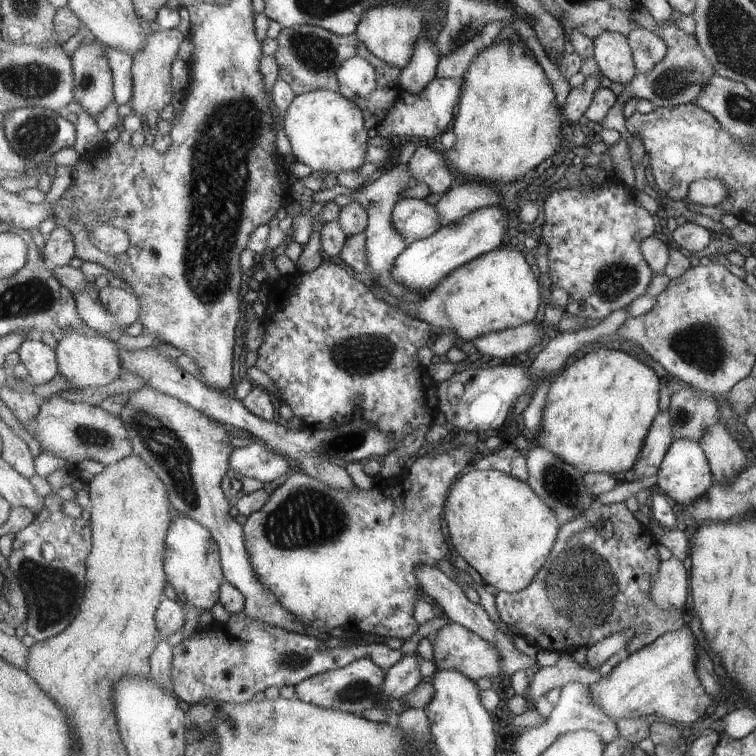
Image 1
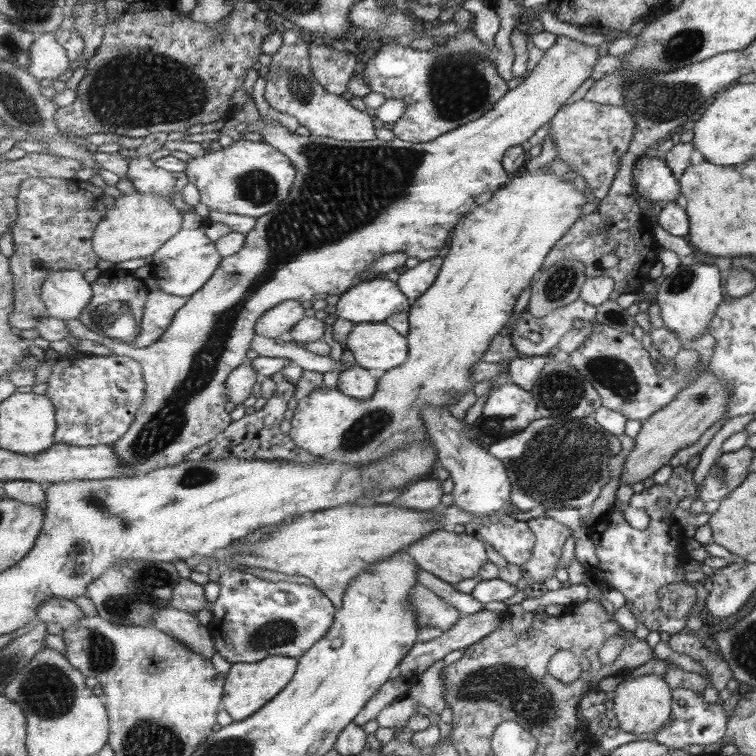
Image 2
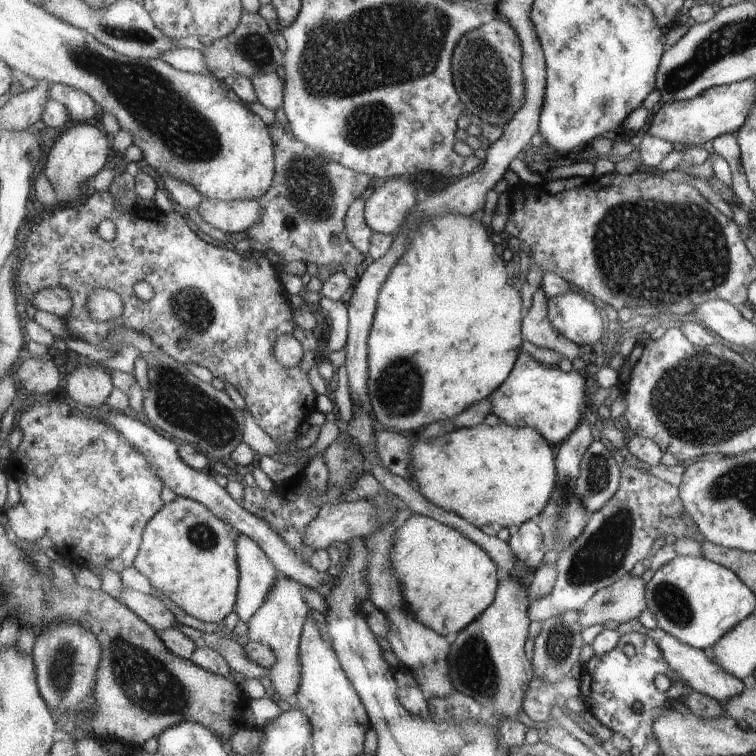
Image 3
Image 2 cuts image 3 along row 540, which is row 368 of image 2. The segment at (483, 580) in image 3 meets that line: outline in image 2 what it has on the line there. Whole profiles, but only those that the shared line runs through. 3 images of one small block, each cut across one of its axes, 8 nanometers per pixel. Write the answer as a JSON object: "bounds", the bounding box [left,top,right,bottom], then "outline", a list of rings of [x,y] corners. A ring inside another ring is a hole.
{"bounds":[289,166,587,468],"outline":[[[548,166],[532,173],[524,169],[505,188],[493,193],[485,204],[475,207],[459,221],[434,286],[409,310],[410,331],[406,338],[410,358],[405,364],[379,374],[378,389],[371,398],[355,398],[337,387],[322,385],[297,402],[289,436],[299,447],[318,457],[360,468],[376,464],[405,444],[430,437],[421,418],[424,406],[448,407],[472,388],[475,381],[471,378],[471,368],[481,362],[491,342],[509,325],[521,294],[533,285],[555,244],[583,216],[581,206],[587,202],[586,188],[578,181],[563,181],[547,173]]]}

